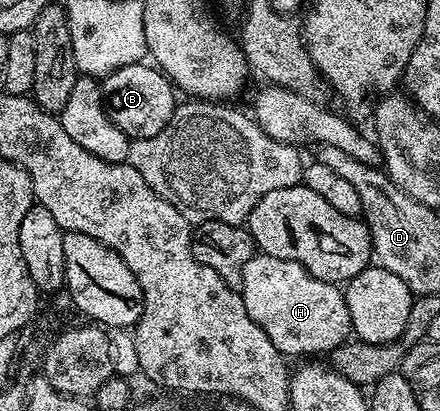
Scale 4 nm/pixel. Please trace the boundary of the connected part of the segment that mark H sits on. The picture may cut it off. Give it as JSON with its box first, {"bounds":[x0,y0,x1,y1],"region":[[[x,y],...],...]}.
{"bounds":[239,254,350,357],"region":[[[254,254],[243,269],[239,290],[251,321],[271,337],[271,345],[286,357],[324,356],[350,338],[349,310],[342,288],[309,275],[307,269],[295,261]]]}

